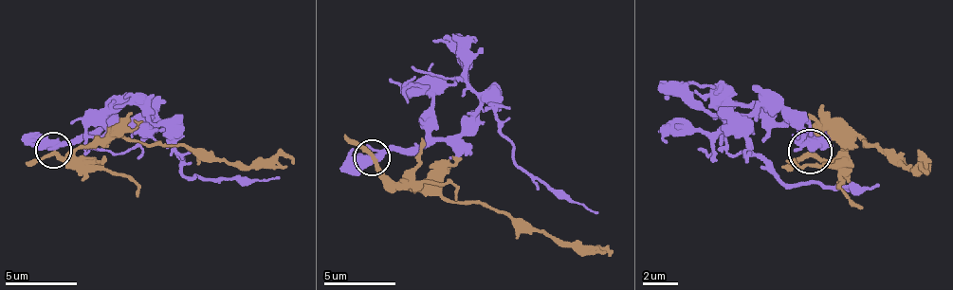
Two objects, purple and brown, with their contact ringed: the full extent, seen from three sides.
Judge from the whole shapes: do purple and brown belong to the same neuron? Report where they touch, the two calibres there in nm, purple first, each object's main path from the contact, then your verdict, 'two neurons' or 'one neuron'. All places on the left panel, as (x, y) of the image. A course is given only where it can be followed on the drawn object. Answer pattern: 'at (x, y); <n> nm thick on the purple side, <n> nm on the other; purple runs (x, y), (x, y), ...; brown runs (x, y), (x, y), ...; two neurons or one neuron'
at (53, 150); 440 nm thick on the purple side, 240 nm on the other; purple runs (52, 151), (141, 115), (163, 126), (185, 176), (207, 179), (278, 176); brown runs (52, 151), (66, 158), (81, 147), (109, 144), (117, 136), (189, 147), (246, 165), (285, 154), (293, 165); two neurons

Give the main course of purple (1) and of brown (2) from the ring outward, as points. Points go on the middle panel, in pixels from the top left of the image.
1: (371, 156), (421, 149), (460, 131), (482, 110), (493, 110), (525, 171), (596, 213)
2: (371, 156), (385, 174), (399, 185), (428, 189), (435, 196), (507, 210), (564, 243), (604, 246), (612, 253)

